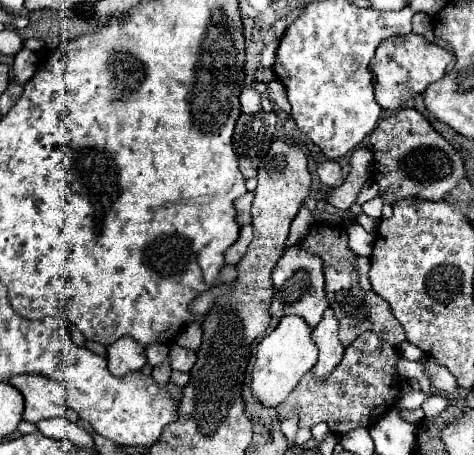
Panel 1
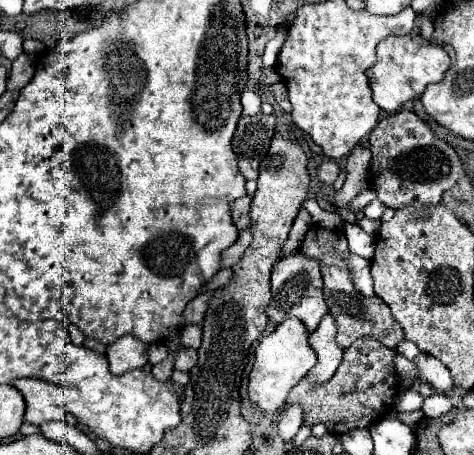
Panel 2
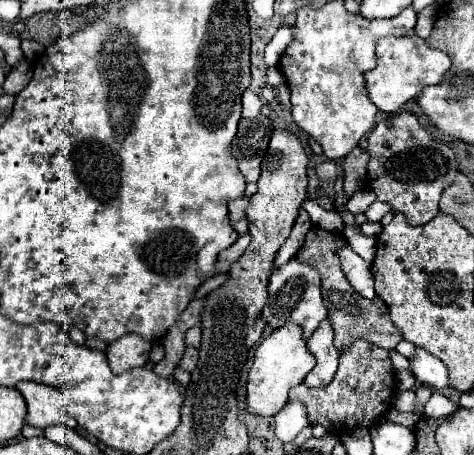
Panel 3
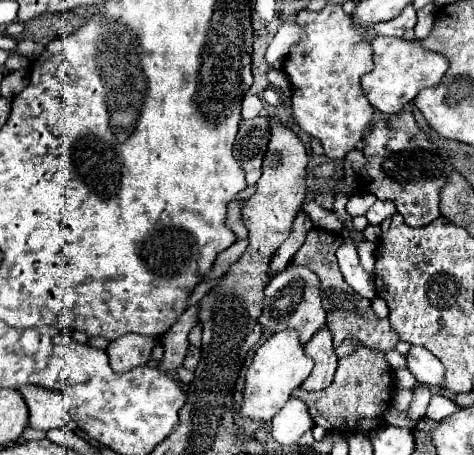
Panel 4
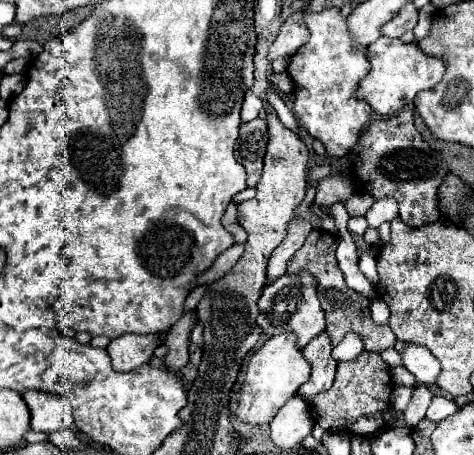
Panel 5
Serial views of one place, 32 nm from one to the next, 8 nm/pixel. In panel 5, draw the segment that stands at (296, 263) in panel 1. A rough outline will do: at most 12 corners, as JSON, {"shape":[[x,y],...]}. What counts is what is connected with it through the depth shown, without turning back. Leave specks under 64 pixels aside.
{"shape":[[282,274],[264,288],[266,336],[296,332],[304,348],[324,332],[318,280]]}

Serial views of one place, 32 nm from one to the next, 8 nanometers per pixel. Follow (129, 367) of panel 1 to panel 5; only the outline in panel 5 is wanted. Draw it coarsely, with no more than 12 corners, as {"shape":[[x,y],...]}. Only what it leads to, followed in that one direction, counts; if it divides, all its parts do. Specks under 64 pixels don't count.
{"shape":[[124,334],[106,352],[116,372],[150,362],[164,334]]}

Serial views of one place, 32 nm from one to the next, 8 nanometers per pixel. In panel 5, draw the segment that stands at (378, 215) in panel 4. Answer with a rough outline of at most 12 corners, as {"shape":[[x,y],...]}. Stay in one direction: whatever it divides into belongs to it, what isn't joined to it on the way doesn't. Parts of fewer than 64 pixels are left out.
{"shape":[[392,198],[376,200],[366,212],[370,228],[392,222],[398,204]]}

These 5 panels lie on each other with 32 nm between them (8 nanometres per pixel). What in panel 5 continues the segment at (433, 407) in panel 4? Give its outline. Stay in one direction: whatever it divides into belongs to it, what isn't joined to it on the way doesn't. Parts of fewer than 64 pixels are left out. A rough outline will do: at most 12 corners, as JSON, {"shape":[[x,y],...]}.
{"shape":[[434,396],[426,418],[440,422],[458,410],[458,404]]}

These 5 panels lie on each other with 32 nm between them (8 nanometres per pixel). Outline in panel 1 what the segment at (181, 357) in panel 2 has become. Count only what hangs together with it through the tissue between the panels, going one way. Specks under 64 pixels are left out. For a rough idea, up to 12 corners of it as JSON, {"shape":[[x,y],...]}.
{"shape":[[170,348],[172,370],[190,372],[196,352]]}

